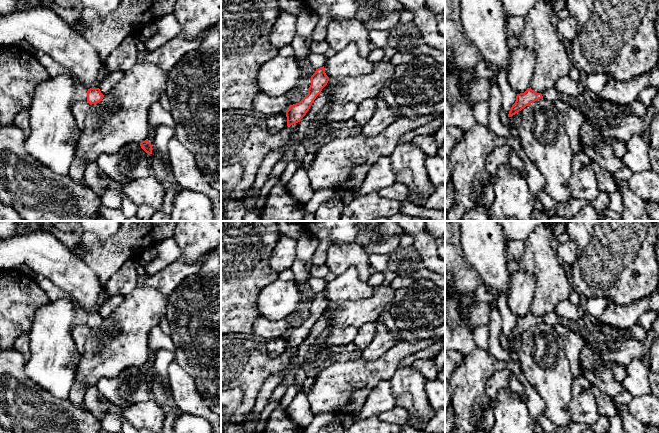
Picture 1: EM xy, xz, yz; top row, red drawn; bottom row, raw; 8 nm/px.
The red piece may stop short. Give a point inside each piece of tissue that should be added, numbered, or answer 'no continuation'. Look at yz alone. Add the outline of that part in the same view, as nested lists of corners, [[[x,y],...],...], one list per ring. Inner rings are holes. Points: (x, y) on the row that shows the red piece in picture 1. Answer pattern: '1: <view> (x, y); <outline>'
no continuation

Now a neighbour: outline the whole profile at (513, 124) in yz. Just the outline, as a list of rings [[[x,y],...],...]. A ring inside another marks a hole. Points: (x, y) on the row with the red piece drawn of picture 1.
[[[522,110],[509,117],[508,124],[506,125],[507,129],[511,132],[515,137],[519,137],[519,124],[522,119]]]

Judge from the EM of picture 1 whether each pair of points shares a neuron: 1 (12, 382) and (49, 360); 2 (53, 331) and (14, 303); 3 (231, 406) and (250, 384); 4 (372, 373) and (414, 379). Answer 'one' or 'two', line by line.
1: two
2: two
3: two
4: two

